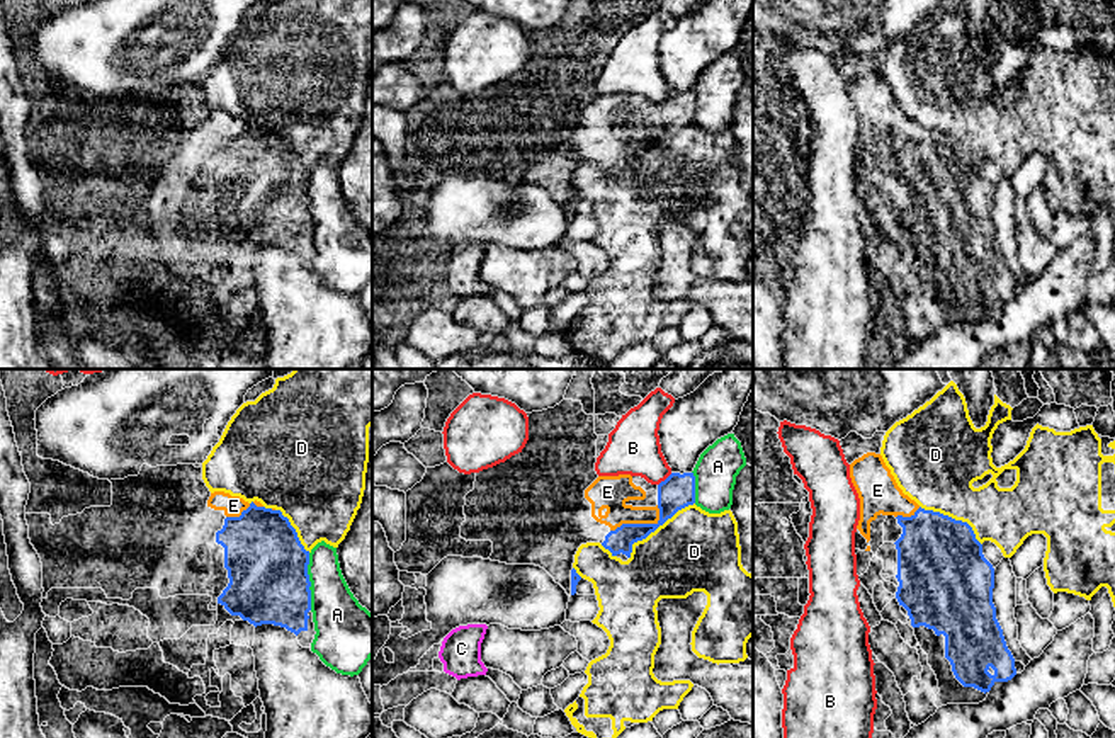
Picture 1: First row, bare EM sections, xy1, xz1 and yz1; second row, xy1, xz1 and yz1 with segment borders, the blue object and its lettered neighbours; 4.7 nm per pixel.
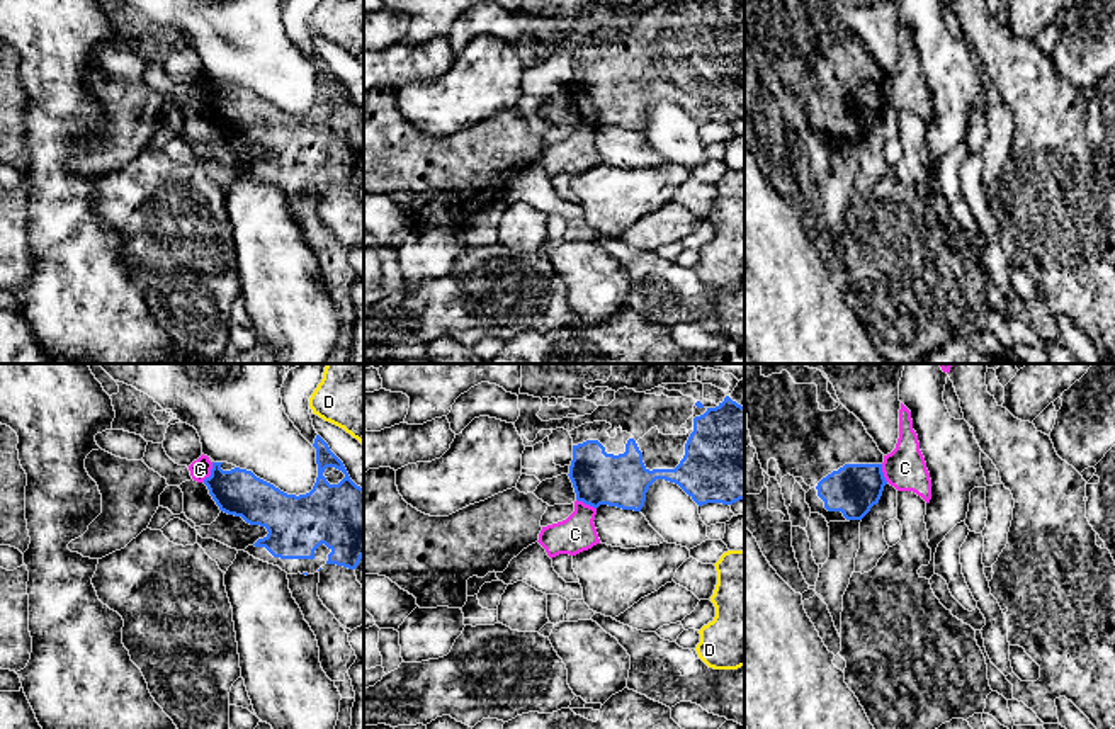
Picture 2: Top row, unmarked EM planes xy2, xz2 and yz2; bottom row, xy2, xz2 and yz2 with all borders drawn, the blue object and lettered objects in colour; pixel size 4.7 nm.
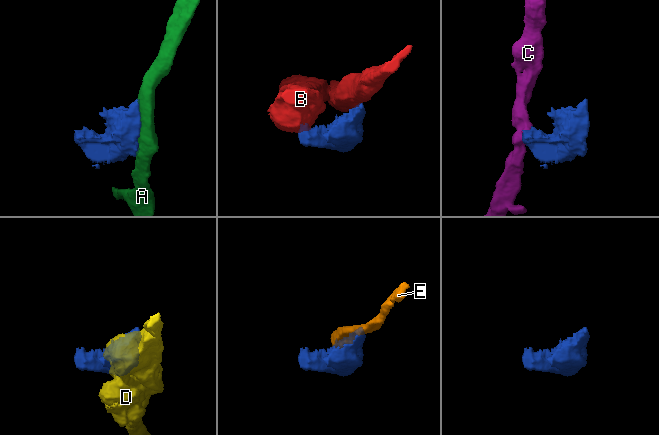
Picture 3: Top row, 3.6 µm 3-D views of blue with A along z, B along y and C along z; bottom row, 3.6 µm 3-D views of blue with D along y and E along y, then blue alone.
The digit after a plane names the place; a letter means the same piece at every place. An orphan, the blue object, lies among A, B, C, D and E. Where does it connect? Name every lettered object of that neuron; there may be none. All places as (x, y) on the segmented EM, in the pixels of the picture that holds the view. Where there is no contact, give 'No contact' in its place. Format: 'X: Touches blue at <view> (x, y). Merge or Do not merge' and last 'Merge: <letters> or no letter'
A: Touches blue at xy1 (310, 582). Do not merge
B: Touches blue at xz1 (667, 478). Do not merge
C: Touches blue at xy2 (211, 473). Do not merge
D: Touches blue at xz1 (656, 527). Do not merge
E: Touches blue at xz1 (639, 524). Merge
Merge: E

